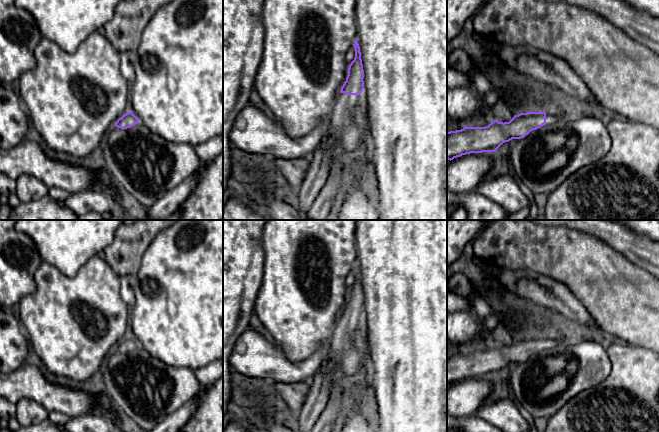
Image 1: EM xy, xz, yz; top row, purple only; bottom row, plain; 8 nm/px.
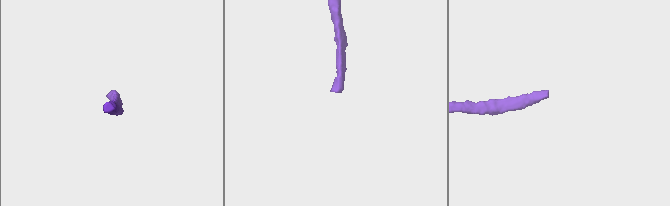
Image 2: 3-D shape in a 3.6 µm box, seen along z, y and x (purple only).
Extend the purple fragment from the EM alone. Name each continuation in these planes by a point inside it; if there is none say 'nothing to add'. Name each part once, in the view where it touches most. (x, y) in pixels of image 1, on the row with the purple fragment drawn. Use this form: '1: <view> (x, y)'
1: xz (346, 104)

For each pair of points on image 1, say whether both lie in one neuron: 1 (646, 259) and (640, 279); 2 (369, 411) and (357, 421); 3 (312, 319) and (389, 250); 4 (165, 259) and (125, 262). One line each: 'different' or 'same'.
1: different
2: different
3: different
4: different

